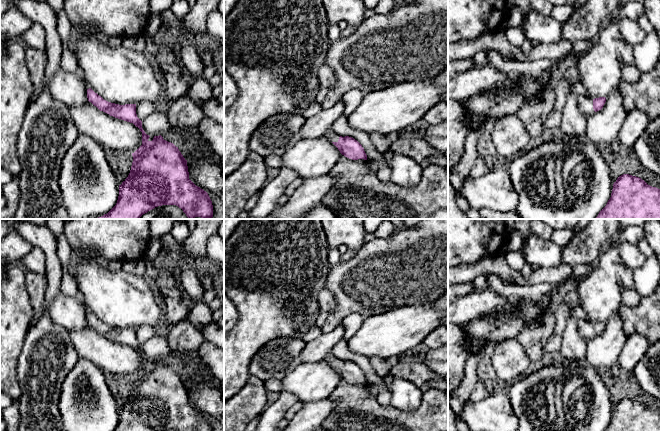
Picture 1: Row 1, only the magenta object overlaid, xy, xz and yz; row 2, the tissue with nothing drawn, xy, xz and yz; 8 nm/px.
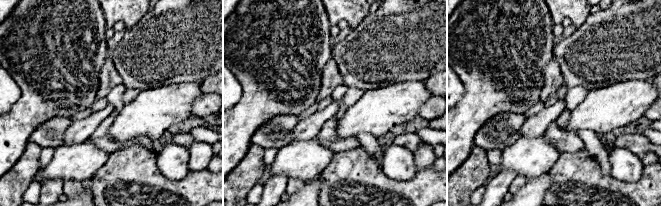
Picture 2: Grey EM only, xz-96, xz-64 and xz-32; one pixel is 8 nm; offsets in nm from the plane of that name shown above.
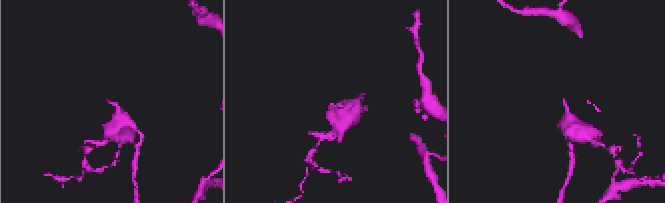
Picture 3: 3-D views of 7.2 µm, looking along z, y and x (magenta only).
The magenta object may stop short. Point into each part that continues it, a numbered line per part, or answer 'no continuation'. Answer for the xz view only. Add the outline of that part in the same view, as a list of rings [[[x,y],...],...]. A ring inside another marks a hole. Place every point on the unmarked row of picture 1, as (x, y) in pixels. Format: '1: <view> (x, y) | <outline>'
1: xz (331, 360) | [[[331,353],[329,356],[327,356],[324,359],[324,361],[326,361],[331,366],[338,366],[340,360],[338,358],[334,357]]]

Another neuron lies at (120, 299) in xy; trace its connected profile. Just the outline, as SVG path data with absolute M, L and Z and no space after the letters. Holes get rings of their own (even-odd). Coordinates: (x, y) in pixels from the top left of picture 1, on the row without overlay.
M89 253L85 256L73 255L76 272L73 275L78 293L82 296L82 303L90 312L104 324L119 328L138 328L150 325L156 327L161 318L161 307L156 302L154 294L144 277L136 276L123 269L110 270L107 262L101 260L97 254Z

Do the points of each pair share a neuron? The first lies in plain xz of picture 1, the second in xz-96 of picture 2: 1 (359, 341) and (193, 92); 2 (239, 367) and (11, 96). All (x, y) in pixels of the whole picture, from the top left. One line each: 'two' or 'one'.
1: one
2: two

